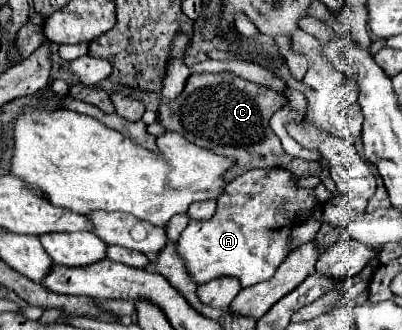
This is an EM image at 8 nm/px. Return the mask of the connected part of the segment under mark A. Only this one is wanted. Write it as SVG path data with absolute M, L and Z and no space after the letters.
M265 168L249 170L227 184L223 196L217 202L217 212L211 220L205 220L205 222L191 220L189 222L189 226L183 230L183 234L177 242L179 244L177 252L185 260L185 266L197 284L205 284L219 276L233 276L241 282L243 288L265 282L275 274L277 266L289 254L291 230L303 222L307 222L311 208L315 208L315 204L319 204L319 202L315 200L313 190L299 188L297 178L293 178L293 174L289 174L287 170L265 170Z

